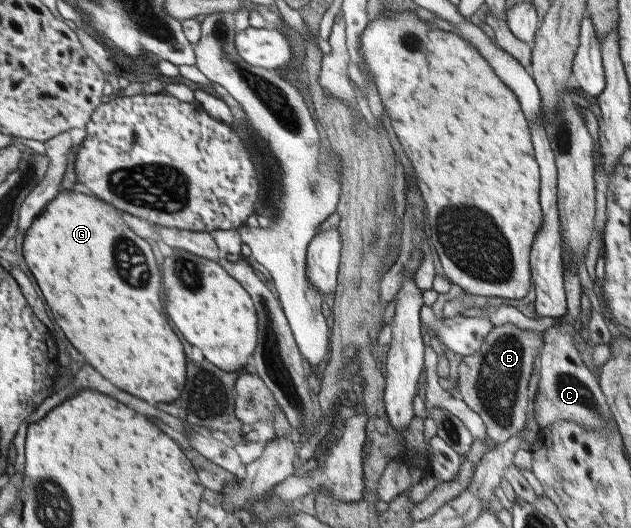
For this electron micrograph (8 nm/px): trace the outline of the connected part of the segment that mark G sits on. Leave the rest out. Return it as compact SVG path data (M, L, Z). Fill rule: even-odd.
M62 189L25 233L22 255L29 263L31 273L37 277L35 281L53 311L53 319L63 327L67 339L79 349L81 355L85 355L85 359L99 373L103 373L119 389L129 391L131 395L141 397L149 403L171 403L181 395L185 381L185 359L181 341L173 331L167 313L163 313L165 309L161 303L159 263L151 245L139 235L135 235L129 225L123 223L113 205L107 205L95 195ZM127 263L135 263L137 271L143 269L139 283L131 283L125 277L125 273L131 271Z

